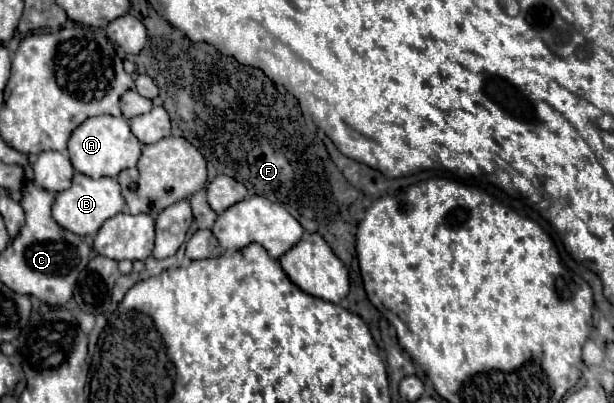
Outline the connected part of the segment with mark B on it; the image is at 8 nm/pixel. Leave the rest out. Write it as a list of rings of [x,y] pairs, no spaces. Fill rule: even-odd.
[[[75,174],[73,176],[73,186],[69,190],[63,190],[59,194],[55,194],[55,202],[53,202],[53,218],[59,226],[63,226],[65,230],[71,230],[77,236],[95,236],[99,226],[119,214],[123,210],[125,202],[121,196],[121,188],[119,182],[115,178],[89,178],[85,174]]]

